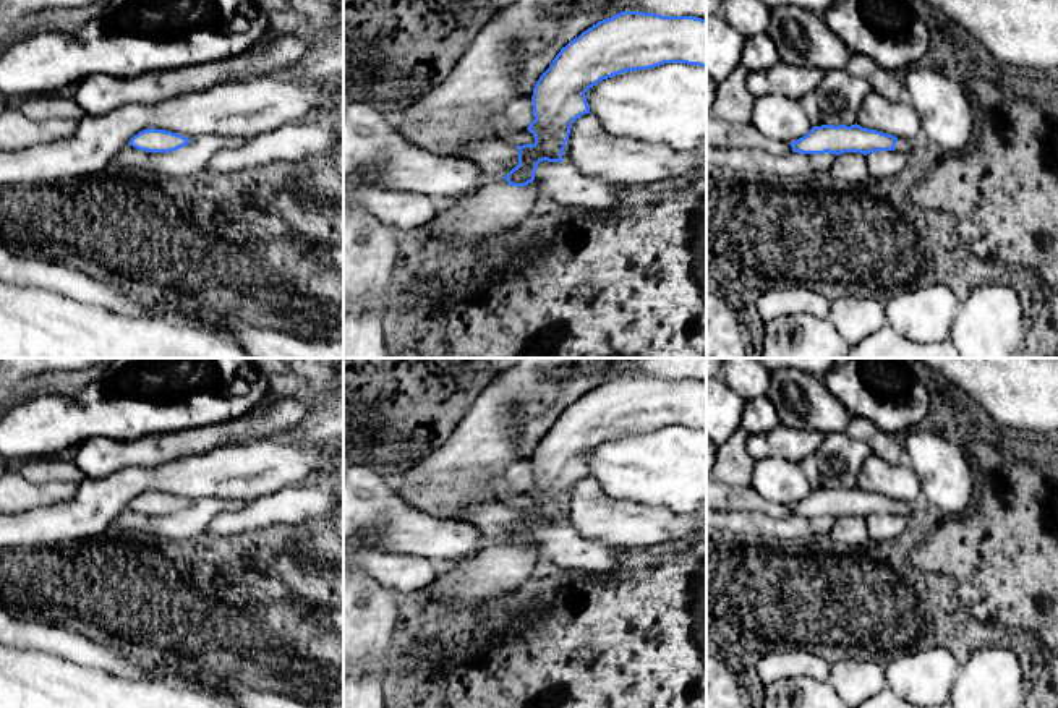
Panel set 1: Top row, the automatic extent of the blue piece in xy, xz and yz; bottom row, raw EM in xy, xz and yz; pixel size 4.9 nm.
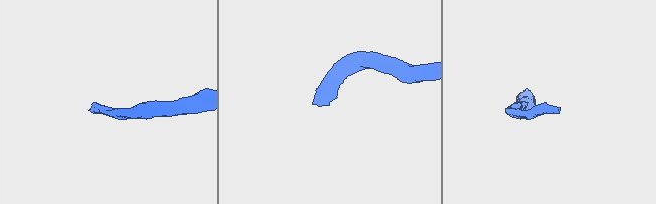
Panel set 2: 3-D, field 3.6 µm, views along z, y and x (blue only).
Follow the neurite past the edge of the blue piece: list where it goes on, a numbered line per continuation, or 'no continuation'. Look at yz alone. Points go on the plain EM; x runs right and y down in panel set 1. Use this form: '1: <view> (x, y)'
1: yz (906, 509)

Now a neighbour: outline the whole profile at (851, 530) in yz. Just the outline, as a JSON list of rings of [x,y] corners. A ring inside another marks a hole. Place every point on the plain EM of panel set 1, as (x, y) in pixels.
[[[843,515],[836,518],[828,538],[838,544],[860,548],[870,544],[865,518],[860,515]]]

